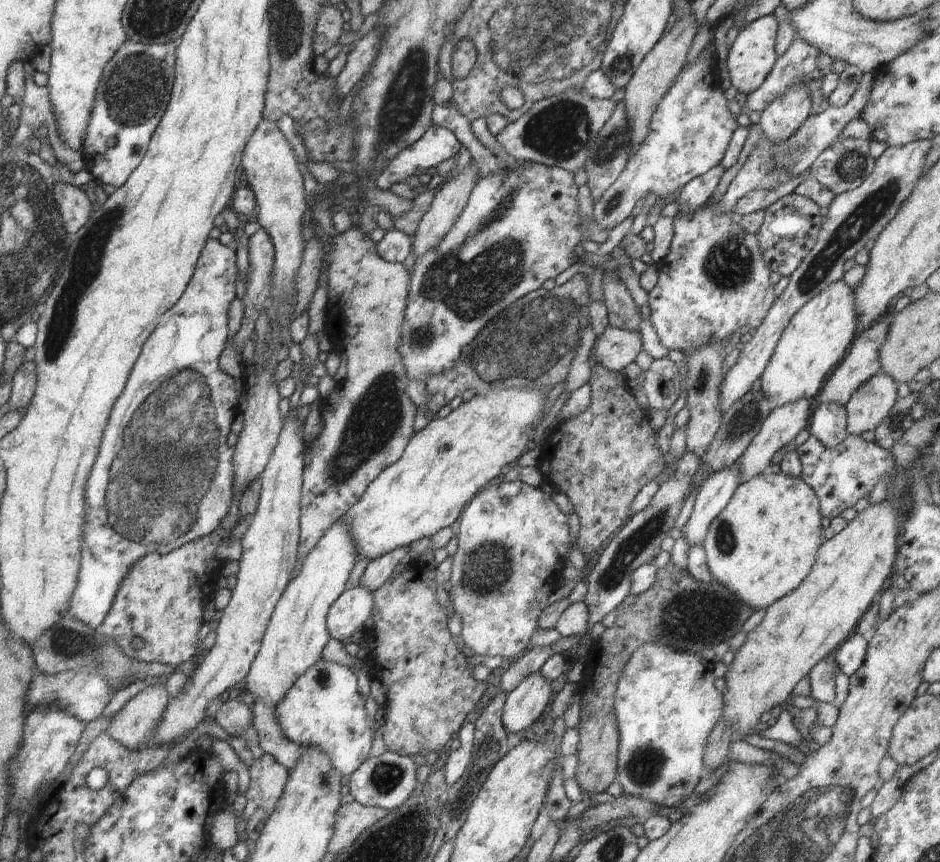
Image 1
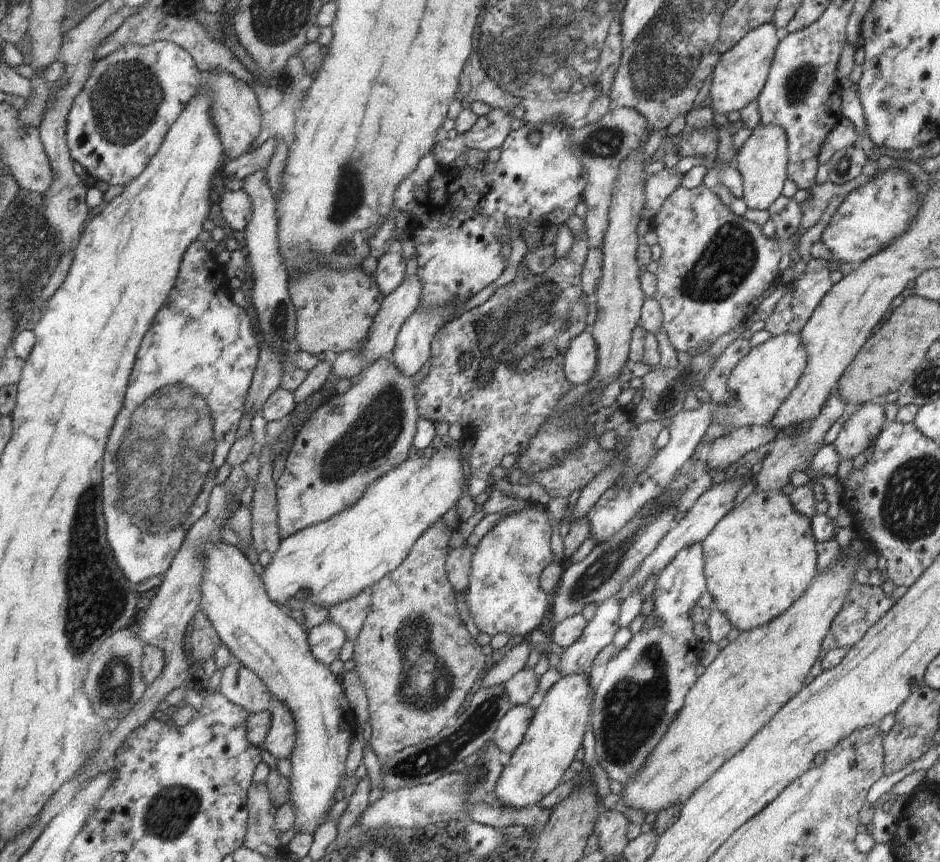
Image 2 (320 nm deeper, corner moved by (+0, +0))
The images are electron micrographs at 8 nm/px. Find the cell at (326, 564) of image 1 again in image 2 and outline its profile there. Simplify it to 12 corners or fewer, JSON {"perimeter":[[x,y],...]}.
{"perimeter":[[283,702],[271,712],[264,748],[276,761],[292,756],[297,726]]}

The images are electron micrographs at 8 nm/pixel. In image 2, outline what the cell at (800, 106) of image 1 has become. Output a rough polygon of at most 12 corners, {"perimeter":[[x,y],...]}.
{"perimeter":[[758,125],[734,160],[748,208],[766,210],[787,179],[785,130]]}

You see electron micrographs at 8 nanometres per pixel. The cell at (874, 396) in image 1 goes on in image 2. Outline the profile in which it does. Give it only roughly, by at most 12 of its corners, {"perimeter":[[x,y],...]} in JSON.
{"perimeter":[[865,403],[832,444],[842,460],[870,448],[887,426],[883,406]]}

